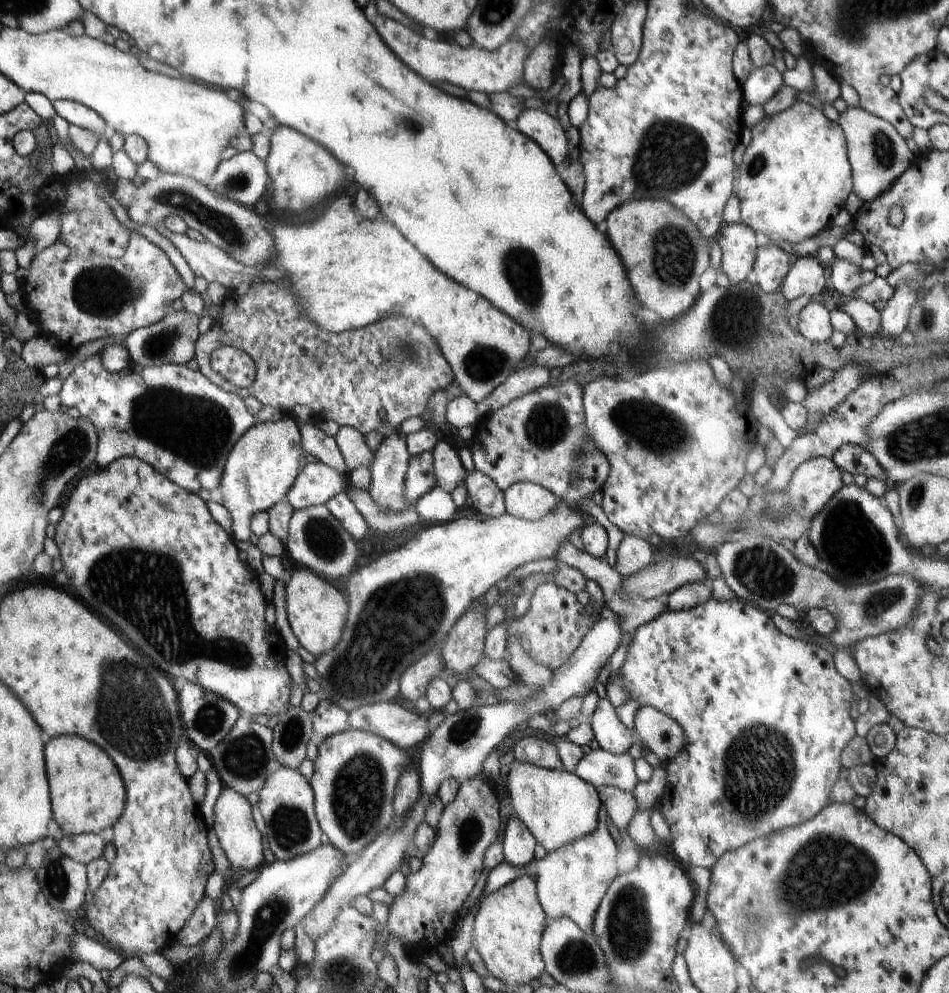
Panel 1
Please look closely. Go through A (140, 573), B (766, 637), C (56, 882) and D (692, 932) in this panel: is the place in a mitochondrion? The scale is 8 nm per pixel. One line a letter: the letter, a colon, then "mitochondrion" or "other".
A: mitochondrion
B: other
C: mitochondrion
D: other

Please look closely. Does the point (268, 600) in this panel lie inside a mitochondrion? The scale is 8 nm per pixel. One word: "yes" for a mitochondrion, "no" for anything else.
no

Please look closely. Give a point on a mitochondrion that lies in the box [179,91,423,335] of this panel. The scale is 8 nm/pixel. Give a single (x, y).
(410, 125)

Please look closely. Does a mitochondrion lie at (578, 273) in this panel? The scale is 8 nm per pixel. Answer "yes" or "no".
no

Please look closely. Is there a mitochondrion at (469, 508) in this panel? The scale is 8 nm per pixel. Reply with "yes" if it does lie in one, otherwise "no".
no

